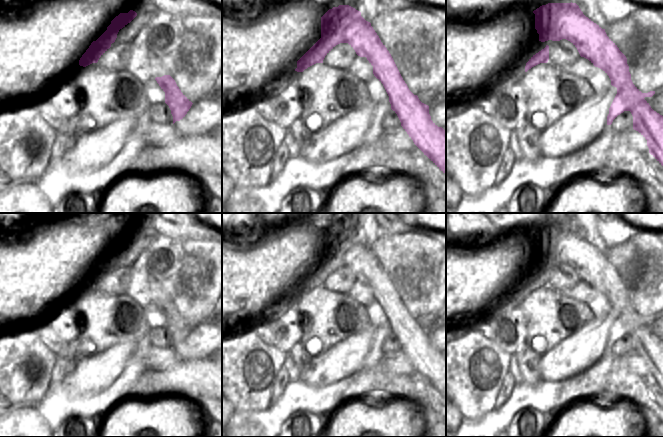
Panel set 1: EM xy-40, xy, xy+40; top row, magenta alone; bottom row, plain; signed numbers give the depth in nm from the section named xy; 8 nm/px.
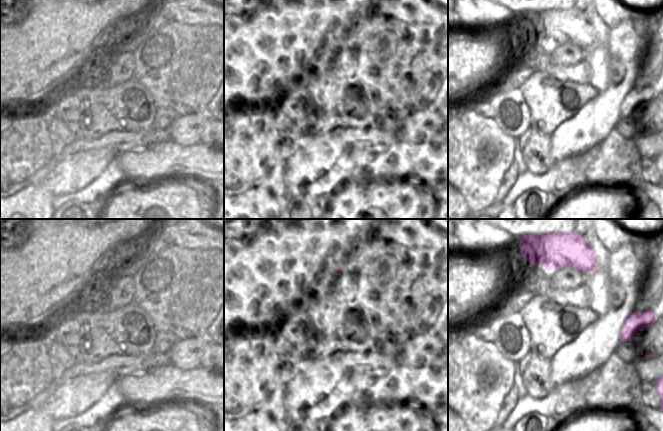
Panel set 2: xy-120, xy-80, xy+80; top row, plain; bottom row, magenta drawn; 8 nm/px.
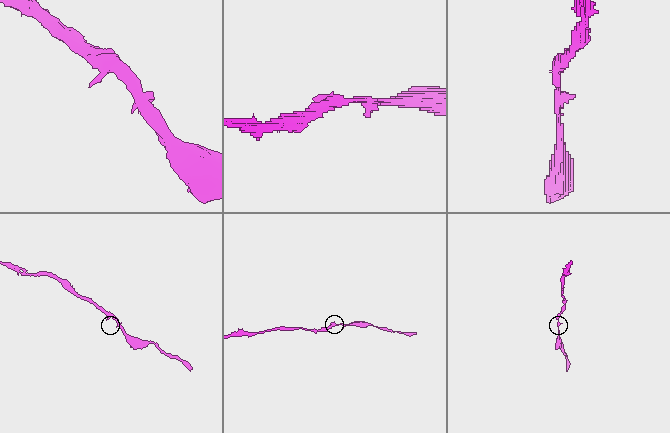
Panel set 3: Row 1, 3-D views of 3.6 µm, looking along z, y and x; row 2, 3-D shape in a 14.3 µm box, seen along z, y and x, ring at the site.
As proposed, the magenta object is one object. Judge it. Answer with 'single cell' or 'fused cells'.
single cell

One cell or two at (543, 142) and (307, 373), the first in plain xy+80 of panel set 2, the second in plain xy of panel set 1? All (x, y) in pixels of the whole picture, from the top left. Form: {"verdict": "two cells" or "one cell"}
{"verdict": "two cells"}

